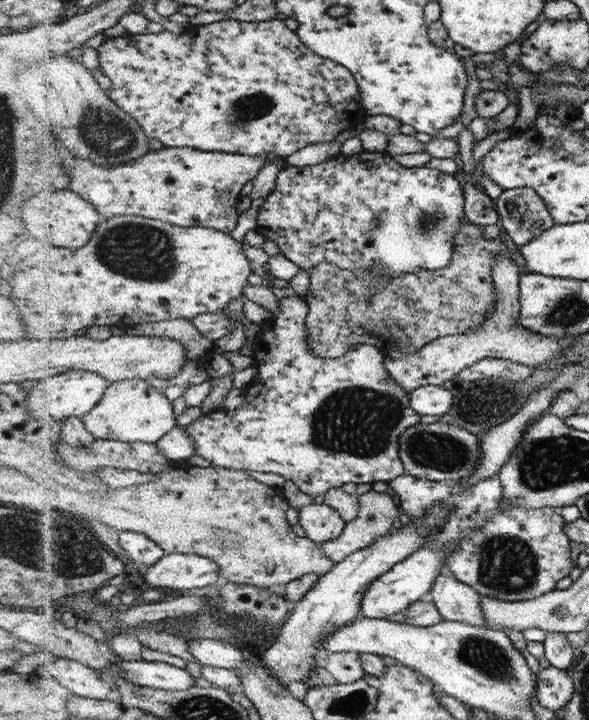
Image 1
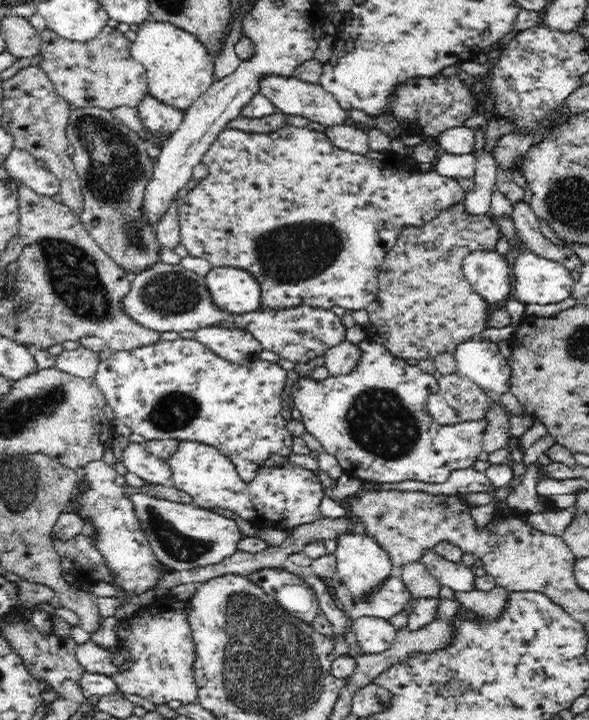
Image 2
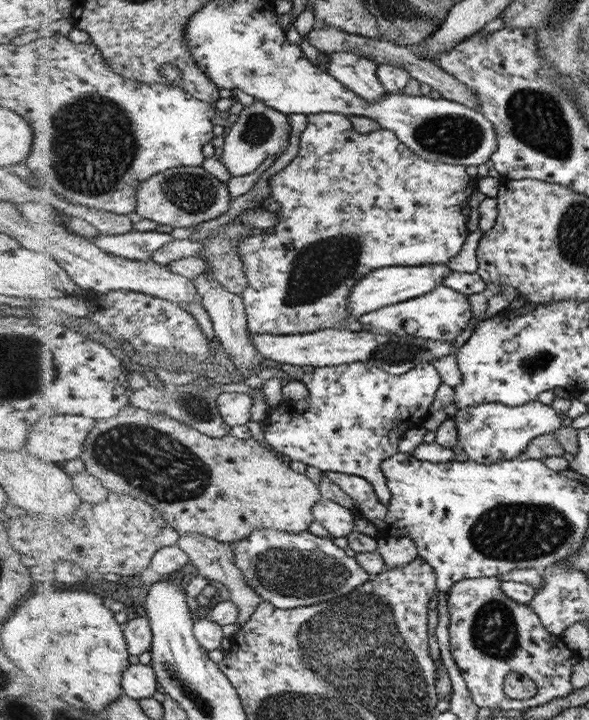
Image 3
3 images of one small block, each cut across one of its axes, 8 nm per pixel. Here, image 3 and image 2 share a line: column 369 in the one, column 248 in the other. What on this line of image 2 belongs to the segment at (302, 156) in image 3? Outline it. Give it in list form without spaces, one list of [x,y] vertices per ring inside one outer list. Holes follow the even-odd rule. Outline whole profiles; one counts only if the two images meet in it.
[[[287,122],[275,131],[269,133],[250,133],[225,128],[218,133],[210,148],[202,157],[202,164],[208,168],[208,175],[186,189],[178,209],[181,244],[194,258],[208,260],[212,267],[234,267],[249,272],[259,283],[261,292],[260,307],[266,311],[278,311],[280,308],[310,306],[330,310],[332,306],[362,310],[371,306],[378,293],[378,273],[384,263],[385,256],[394,248],[399,235],[406,227],[421,227],[423,224],[438,217],[443,211],[458,205],[465,196],[465,190],[456,179],[441,176],[434,169],[426,172],[411,166],[405,160],[398,162],[397,154],[391,150],[367,153],[353,153],[335,147],[329,142],[326,133],[307,127],[296,127]]]

